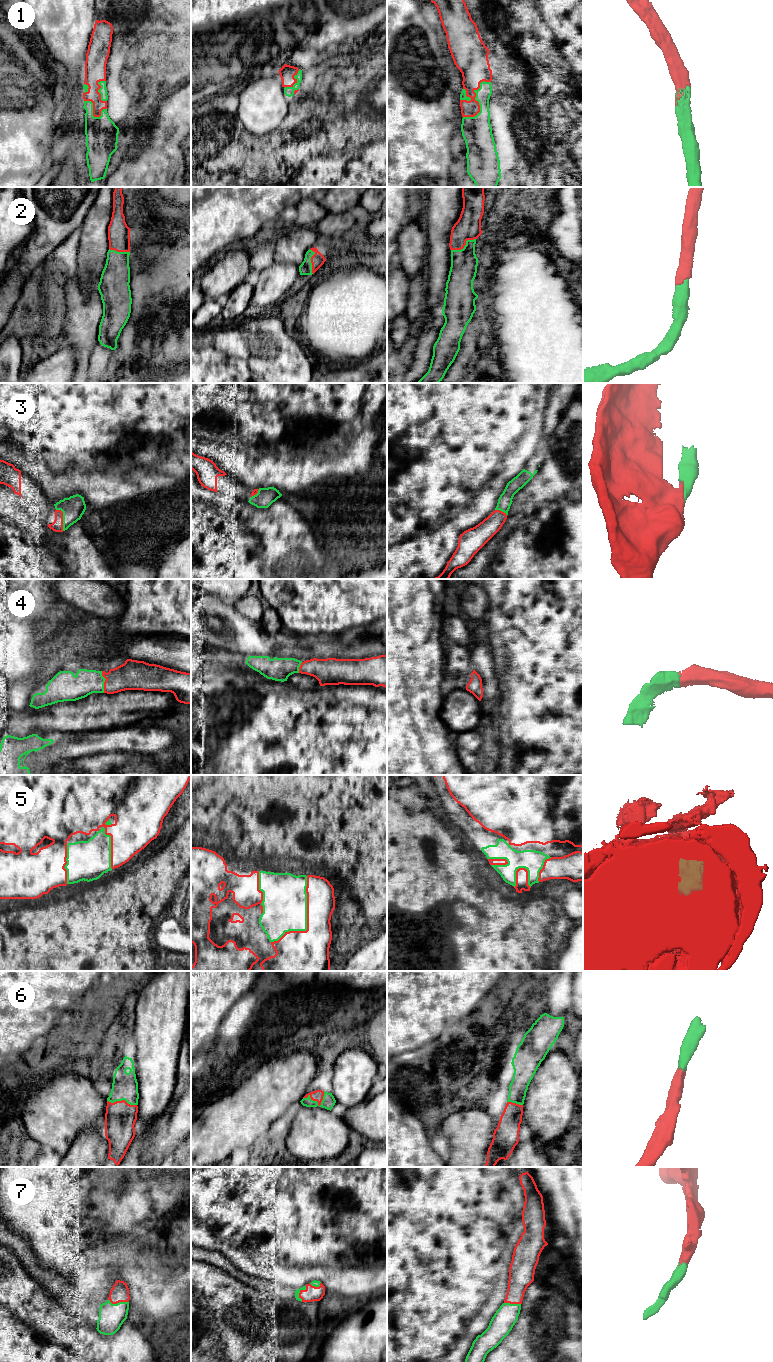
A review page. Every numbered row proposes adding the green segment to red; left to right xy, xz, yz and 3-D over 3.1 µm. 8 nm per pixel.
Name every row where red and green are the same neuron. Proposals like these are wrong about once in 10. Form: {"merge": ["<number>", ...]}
{"merge": ["1", "2", "3", "4", "5", "6", "7"]}

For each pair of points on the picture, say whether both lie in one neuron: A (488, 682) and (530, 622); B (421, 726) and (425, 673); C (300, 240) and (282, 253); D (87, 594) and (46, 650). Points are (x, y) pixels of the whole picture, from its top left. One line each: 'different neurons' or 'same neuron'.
A: different neurons
B: same neuron
C: same neuron
D: different neurons

